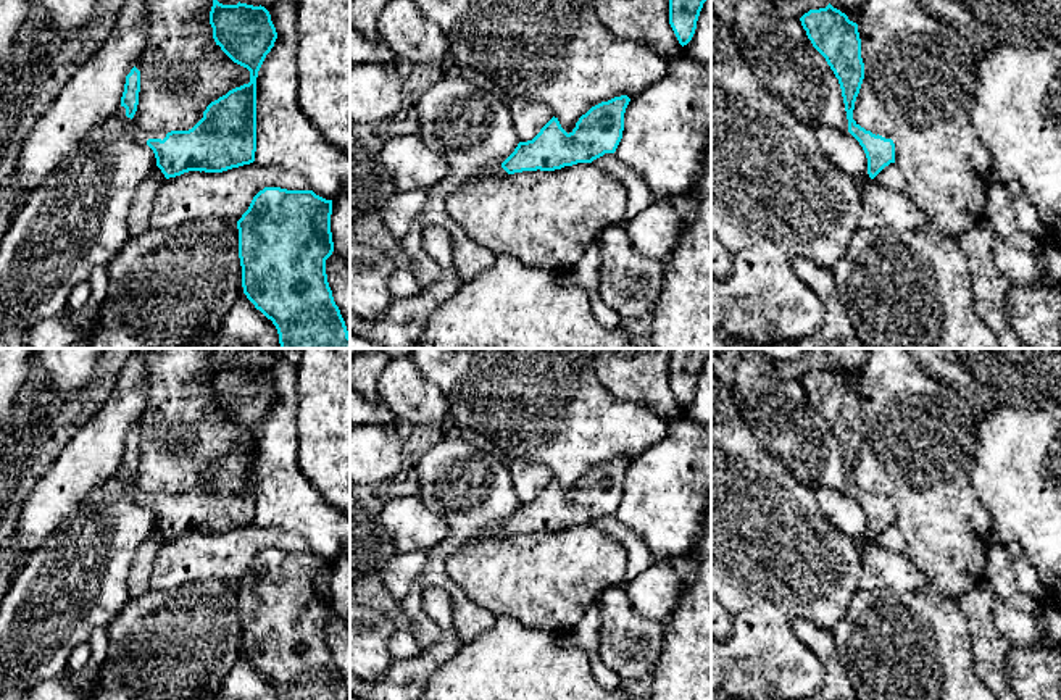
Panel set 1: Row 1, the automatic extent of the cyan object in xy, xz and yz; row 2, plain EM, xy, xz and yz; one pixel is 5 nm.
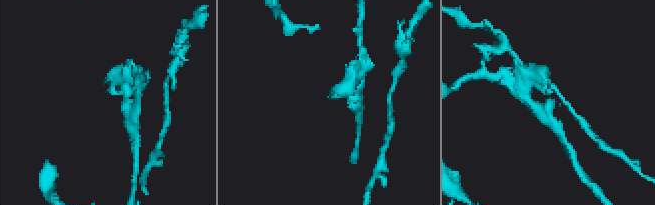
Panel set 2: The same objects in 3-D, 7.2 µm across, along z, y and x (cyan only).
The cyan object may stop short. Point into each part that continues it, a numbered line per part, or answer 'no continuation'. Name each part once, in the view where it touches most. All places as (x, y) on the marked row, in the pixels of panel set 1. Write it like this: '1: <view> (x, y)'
1: xy (141, 137)

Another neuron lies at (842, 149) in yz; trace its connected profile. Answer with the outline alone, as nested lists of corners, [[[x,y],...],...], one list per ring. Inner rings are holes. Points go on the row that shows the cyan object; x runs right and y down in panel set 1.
[[[813,126],[824,155],[859,187],[871,179],[868,158],[859,142],[850,134],[830,126]]]

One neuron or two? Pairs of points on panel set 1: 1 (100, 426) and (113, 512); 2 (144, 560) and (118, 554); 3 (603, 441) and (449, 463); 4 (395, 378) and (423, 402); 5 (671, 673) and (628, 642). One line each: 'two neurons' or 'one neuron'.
1: two neurons
2: two neurons
3: two neurons
4: one neuron
5: two neurons

